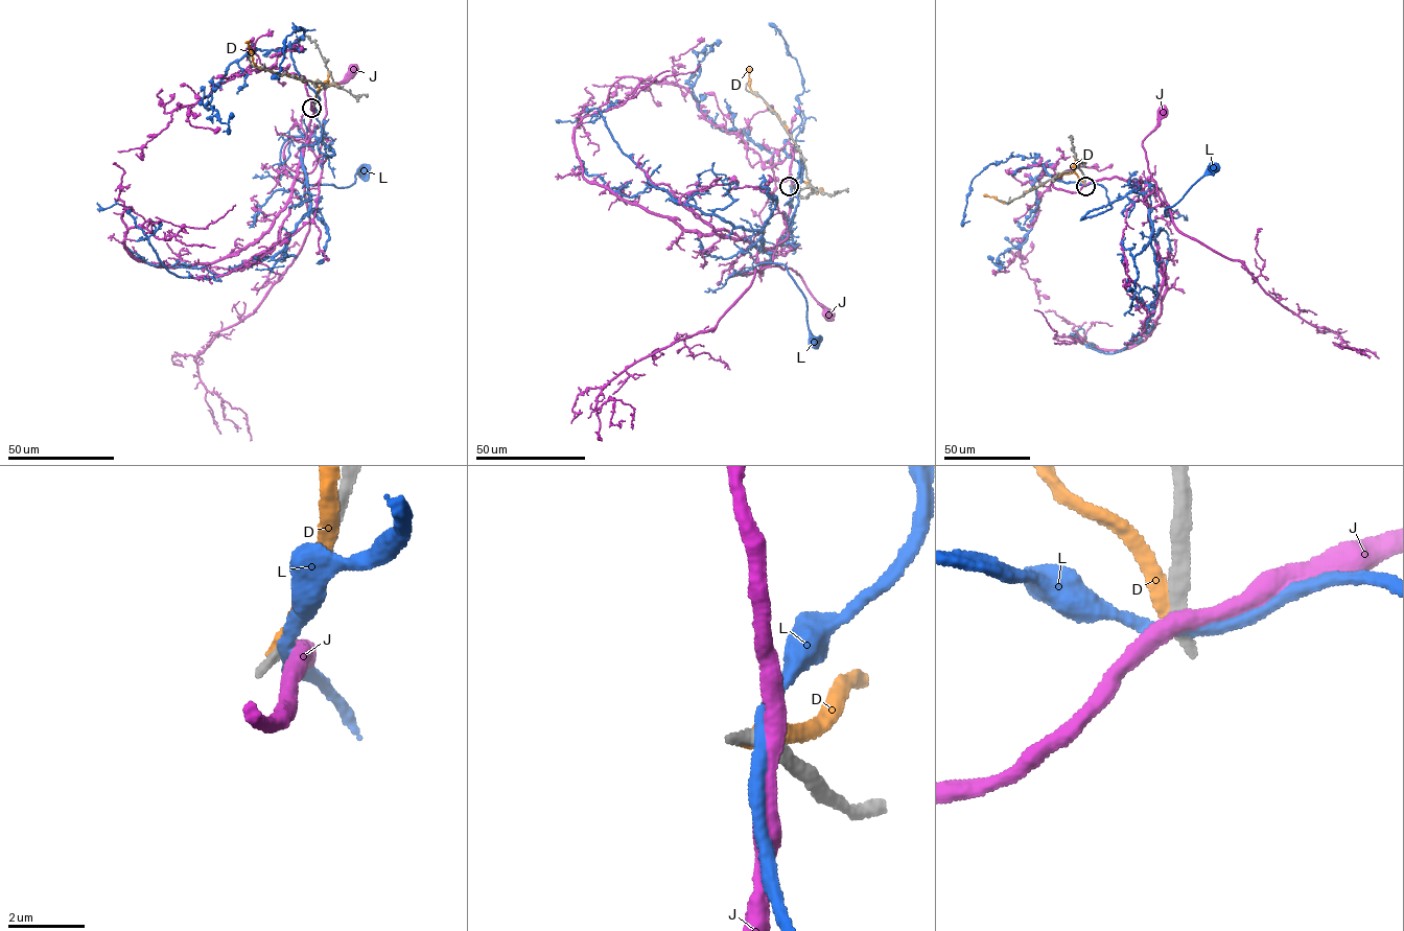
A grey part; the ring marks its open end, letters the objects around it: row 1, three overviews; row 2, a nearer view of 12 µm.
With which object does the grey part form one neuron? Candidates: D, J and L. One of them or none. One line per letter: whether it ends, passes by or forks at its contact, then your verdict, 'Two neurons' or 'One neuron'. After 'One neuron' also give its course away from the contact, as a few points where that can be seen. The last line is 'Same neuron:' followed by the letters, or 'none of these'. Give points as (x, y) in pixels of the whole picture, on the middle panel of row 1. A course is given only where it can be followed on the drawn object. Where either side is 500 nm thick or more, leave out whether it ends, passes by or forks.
D: It ends there. Two neurons
J: It passes by. Two neurons
L: It passes by. Two neurons
Same neuron: none of these

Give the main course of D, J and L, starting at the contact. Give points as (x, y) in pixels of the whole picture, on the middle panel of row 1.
D: (791, 186), (800, 180), (797, 146), (779, 117), (753, 92), (749, 85), (750, 68)
J: (791, 186), (787, 229), (771, 249), (771, 263), (742, 273), (779, 265), (795, 271), (828, 315)
L: (791, 185), (792, 207), (800, 160), (787, 234), (766, 266), (739, 273), (785, 265), (812, 340)

